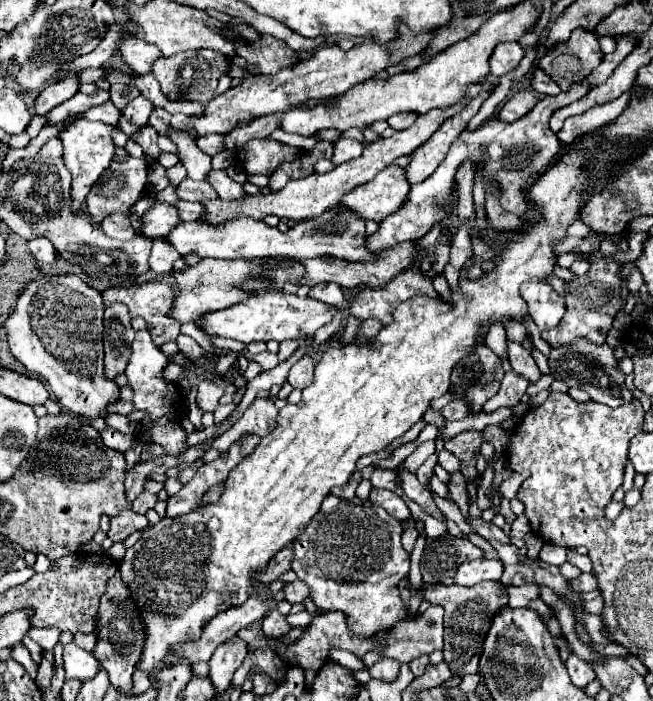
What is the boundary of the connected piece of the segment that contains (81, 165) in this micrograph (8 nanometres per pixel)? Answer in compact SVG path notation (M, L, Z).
M81 119L81 121L75 121L71 127L67 127L59 135L61 141L63 141L63 161L65 161L65 167L73 175L73 183L71 183L71 209L75 213L77 211L85 211L85 201L87 201L87 195L89 195L91 187L99 179L99 175L111 165L111 159L115 157L115 143L113 143L113 133L115 131L117 131L115 125L91 123L91 121Z

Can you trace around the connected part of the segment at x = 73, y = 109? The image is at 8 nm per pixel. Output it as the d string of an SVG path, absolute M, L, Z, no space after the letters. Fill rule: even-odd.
M95 91L93 95L83 95L83 93L77 93L73 95L67 103L55 107L55 111L47 113L47 121L45 125L57 125L57 123L63 123L67 117L71 115L77 115L77 113L85 113L87 109L95 107L95 105L101 105L109 101L109 91Z

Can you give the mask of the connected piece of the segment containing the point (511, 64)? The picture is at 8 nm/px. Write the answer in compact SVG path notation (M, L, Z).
M499 43L489 59L489 65L491 65L491 75L495 77L501 77L501 75L507 75L509 71L517 69L519 61L523 59L523 49L519 47L519 43Z

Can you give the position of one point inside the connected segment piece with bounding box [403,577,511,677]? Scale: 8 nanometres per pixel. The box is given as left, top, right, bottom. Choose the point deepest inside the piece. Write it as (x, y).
(468, 610)

